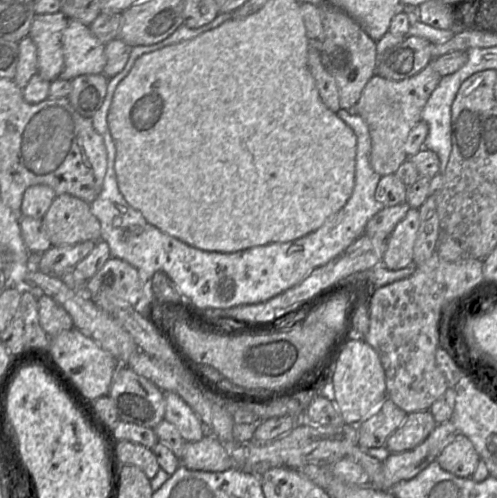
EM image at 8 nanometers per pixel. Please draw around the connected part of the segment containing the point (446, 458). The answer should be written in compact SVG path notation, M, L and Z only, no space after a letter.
M458 433L436 458L439 465L458 477L469 478L474 473L480 456L465 435Z

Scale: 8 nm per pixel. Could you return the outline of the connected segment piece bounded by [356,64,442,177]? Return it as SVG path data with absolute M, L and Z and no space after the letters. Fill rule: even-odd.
M429 64L416 75L393 81L373 75L357 102L359 114L365 121L371 138L370 165L381 177L394 174L407 160L405 142L413 127L421 120L421 112L442 76Z

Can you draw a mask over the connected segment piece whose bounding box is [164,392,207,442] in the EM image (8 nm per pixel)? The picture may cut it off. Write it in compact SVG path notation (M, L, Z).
M164 392L166 411L164 419L172 423L186 442L200 441L207 430L192 408L176 393Z

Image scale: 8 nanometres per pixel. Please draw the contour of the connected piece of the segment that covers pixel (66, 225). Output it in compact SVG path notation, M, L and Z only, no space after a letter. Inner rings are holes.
M69 194L57 195L42 221L52 246L69 246L101 240L101 225L91 212L90 204Z

